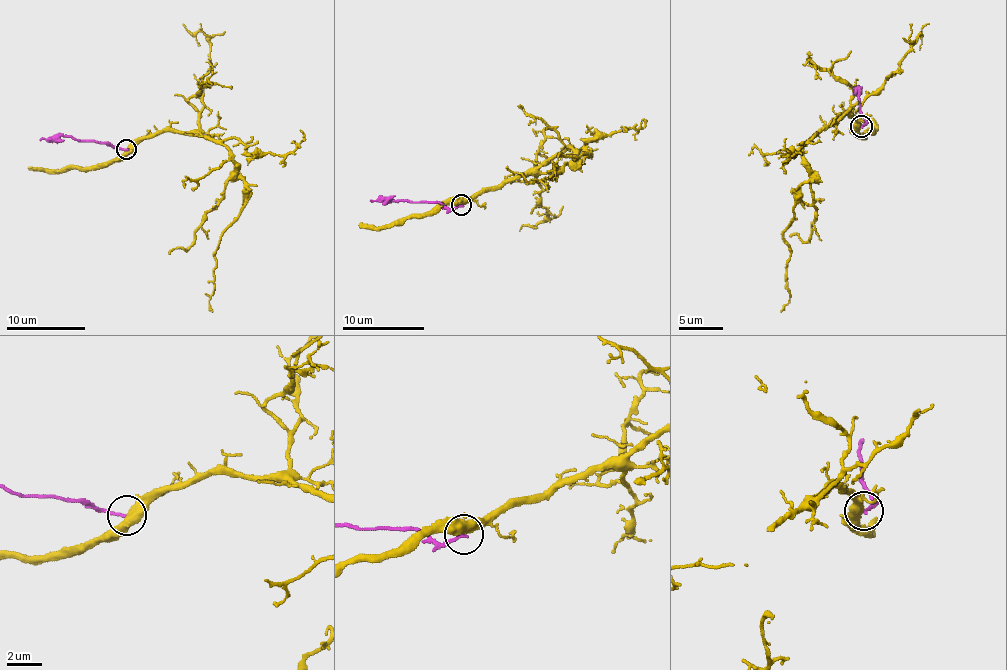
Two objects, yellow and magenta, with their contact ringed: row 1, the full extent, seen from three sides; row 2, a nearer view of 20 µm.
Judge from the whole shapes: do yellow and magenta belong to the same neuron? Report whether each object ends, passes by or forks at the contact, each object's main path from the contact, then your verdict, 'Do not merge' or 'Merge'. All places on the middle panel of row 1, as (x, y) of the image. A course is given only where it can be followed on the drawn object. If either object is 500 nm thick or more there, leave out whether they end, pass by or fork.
Course of yellow: (460, 204), (534, 173), (569, 147), (578, 161), (584, 153), (573, 158), (559, 155), (552, 175). Course of magenta: (460, 204), (446, 208), (438, 202), (370, 199). Do not merge

